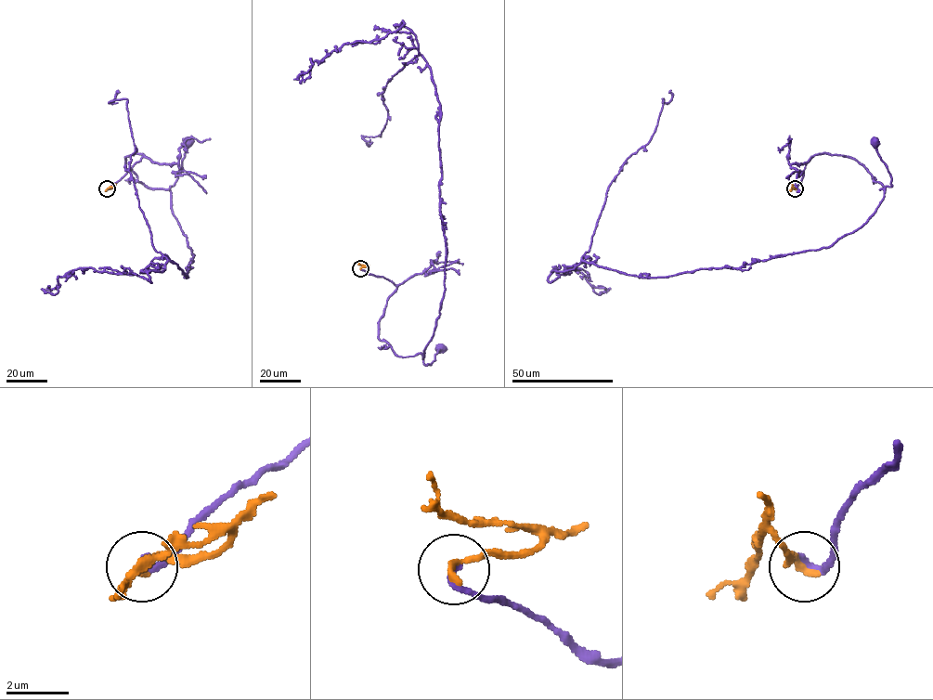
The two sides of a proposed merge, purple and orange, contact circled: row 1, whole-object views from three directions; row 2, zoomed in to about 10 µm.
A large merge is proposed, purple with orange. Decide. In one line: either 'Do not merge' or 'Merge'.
Do not merge

